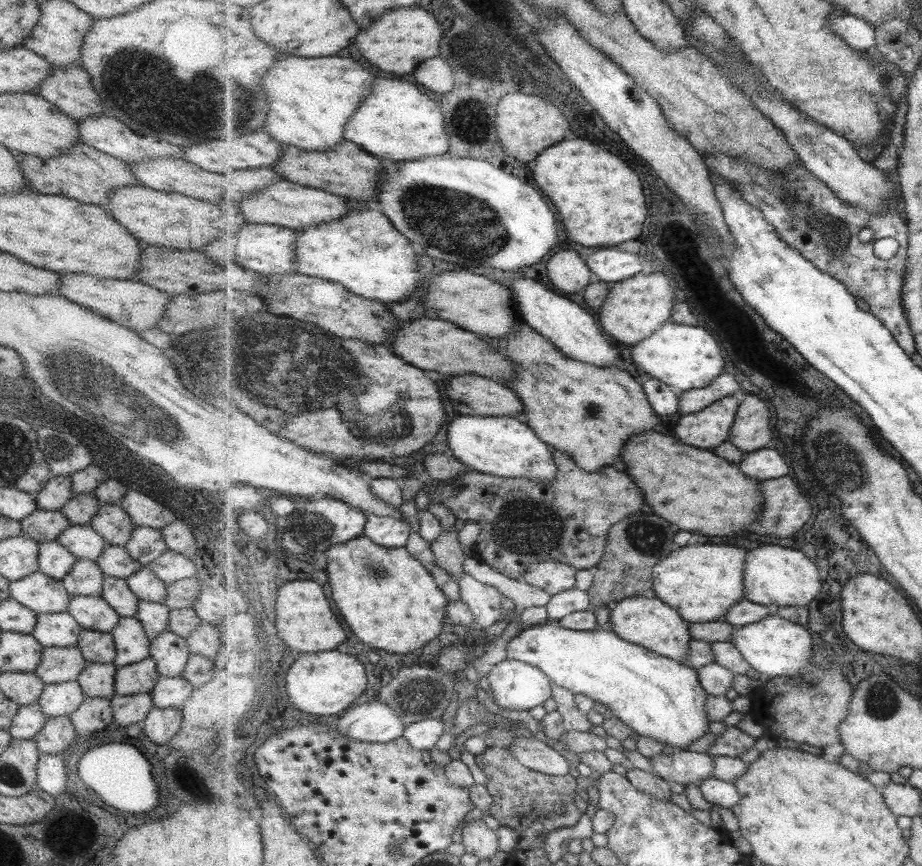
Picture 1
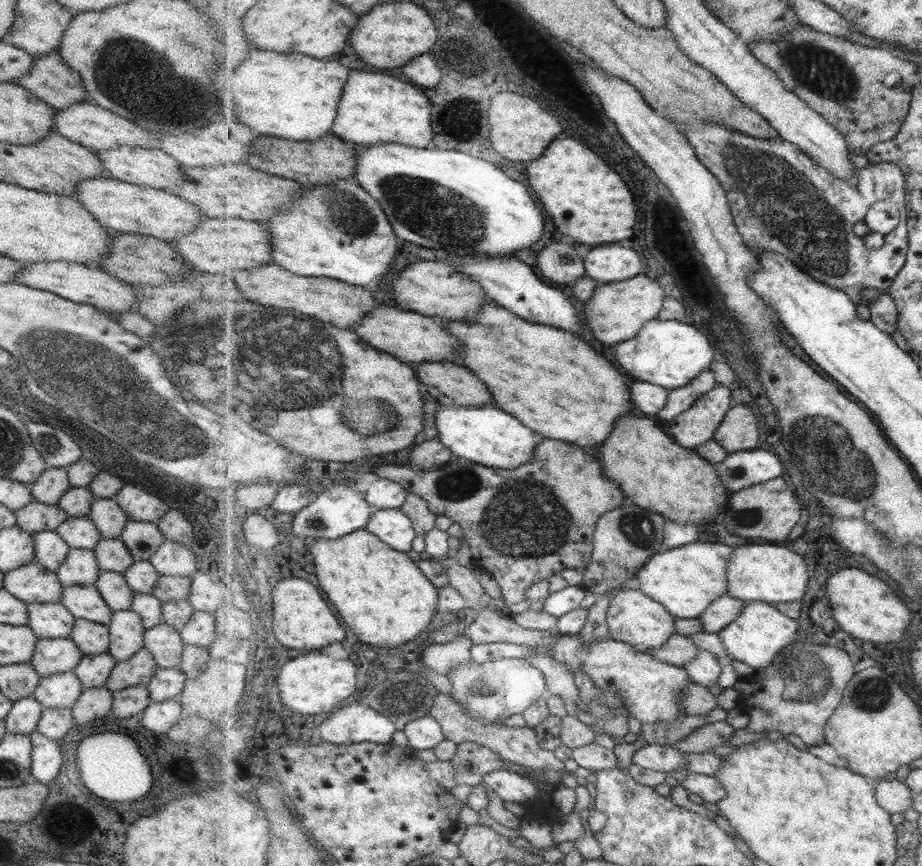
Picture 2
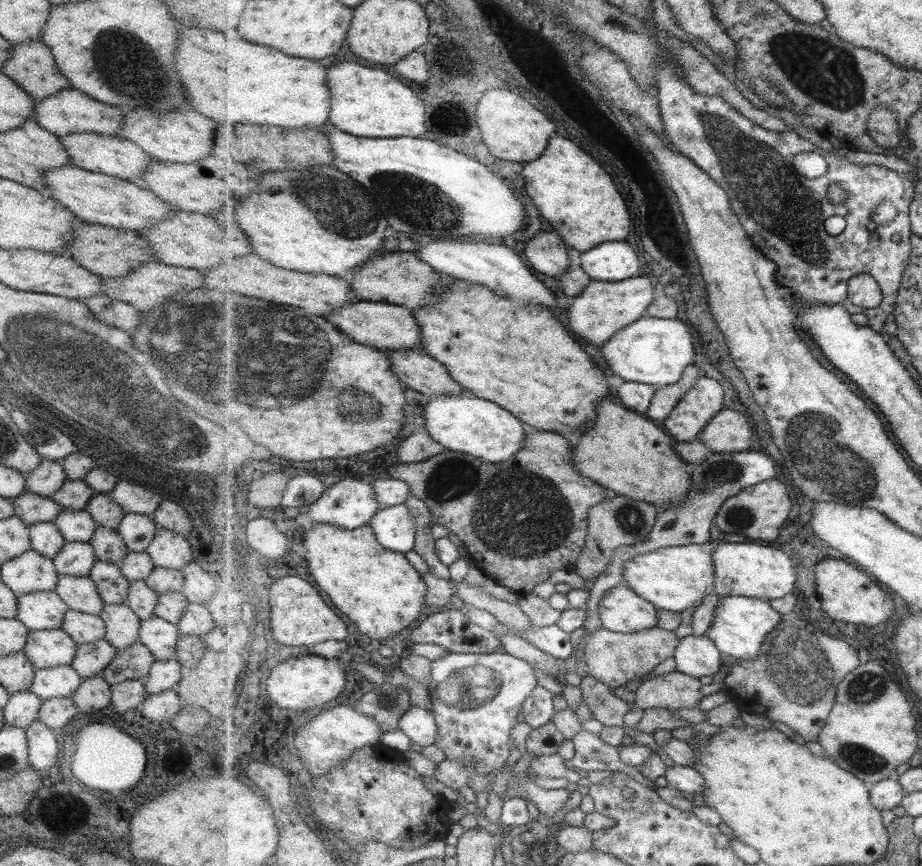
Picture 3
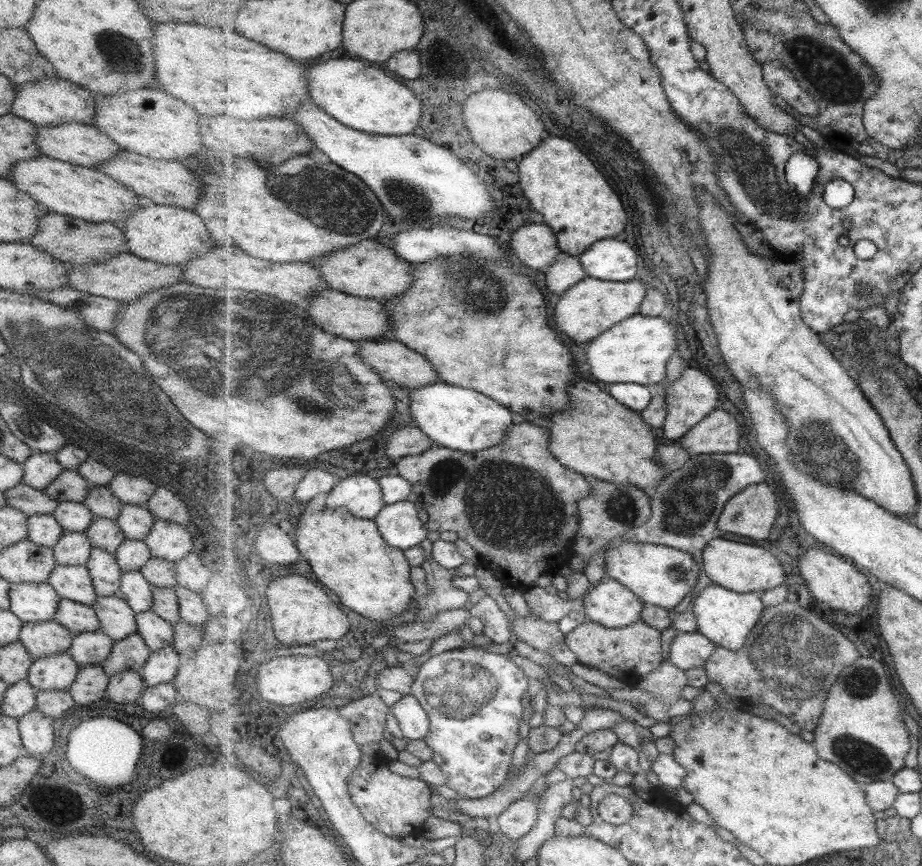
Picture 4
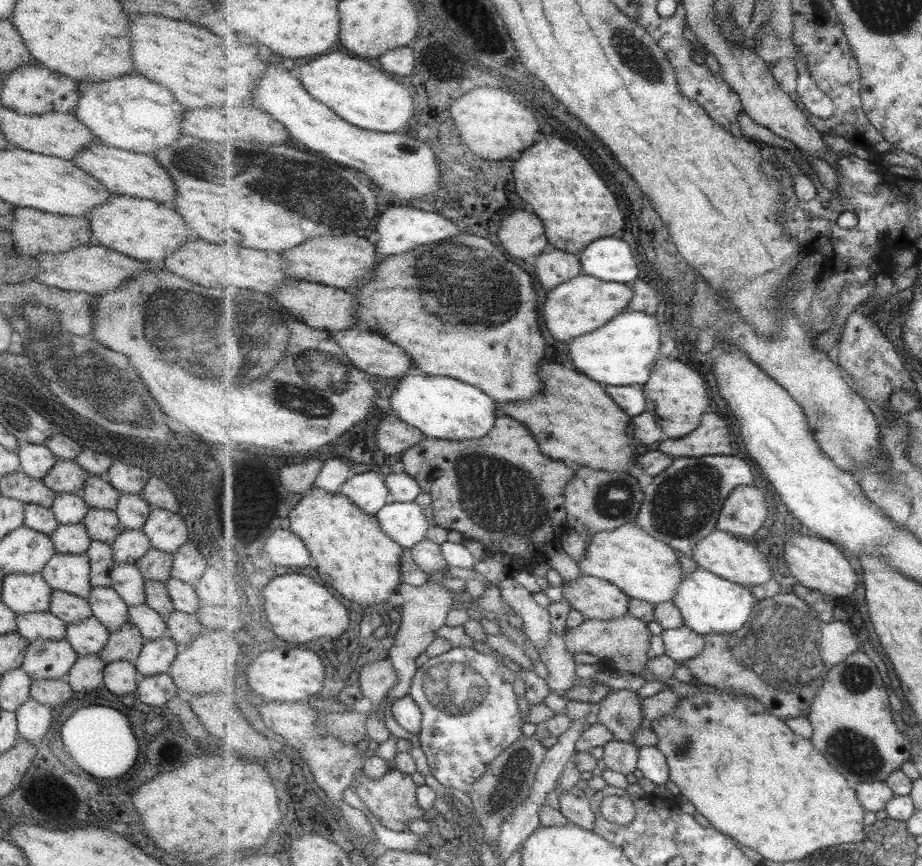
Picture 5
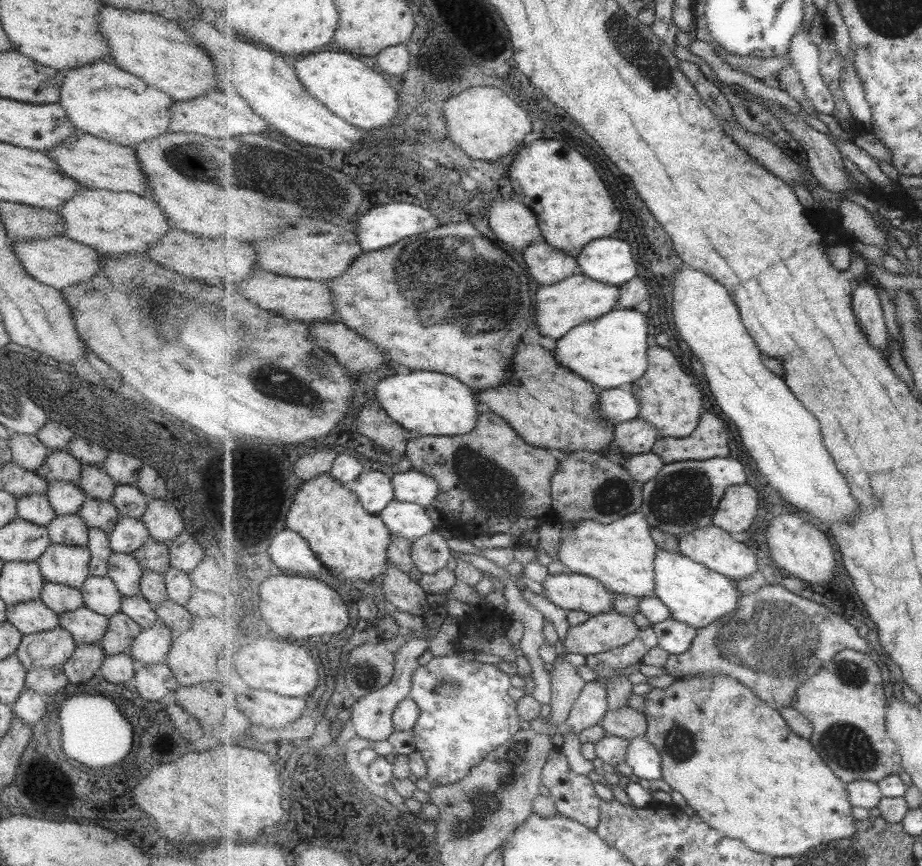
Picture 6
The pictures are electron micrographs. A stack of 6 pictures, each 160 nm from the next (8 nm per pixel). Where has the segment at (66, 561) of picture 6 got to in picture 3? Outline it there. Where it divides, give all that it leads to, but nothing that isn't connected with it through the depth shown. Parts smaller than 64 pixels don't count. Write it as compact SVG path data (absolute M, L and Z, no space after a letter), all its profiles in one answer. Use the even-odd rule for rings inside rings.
M58 575L54 592L71 610L99 615L103 603L93 580L85 576Z

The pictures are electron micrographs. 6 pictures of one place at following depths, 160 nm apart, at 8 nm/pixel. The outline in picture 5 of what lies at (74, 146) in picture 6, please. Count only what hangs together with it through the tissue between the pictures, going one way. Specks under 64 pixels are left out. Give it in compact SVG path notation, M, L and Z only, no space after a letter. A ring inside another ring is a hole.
M92 142L77 153L71 162L83 172L91 175L98 183L103 184L115 195L131 198L153 200L163 204L176 206L175 185L171 176L153 158L153 155L138 154L107 146L102 142Z

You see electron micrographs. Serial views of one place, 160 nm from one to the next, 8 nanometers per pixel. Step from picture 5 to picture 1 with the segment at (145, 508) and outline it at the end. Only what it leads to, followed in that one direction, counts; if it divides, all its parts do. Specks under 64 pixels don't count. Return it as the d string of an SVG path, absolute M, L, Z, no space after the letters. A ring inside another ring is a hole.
M135 525L124 547L133 560L146 565L166 549L166 544L160 529Z

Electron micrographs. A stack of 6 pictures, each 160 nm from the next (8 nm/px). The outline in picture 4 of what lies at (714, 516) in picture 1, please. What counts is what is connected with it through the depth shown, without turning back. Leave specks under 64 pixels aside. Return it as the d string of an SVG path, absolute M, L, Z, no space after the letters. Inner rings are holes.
M581 380L571 386L573 404L569 410L549 420L553 432L551 450L559 456L559 462L585 476L606 480L619 486L636 486L653 492L670 475L658 457L657 433L643 422L640 413L626 404L617 402L611 394L603 392L597 384Z

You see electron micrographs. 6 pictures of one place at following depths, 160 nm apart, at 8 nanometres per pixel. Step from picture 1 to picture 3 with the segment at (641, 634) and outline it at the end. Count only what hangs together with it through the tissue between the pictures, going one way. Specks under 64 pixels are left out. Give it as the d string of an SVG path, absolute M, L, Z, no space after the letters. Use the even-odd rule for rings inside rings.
M627 582L613 588L599 605L603 628L623 634L659 627L658 613L659 609L635 593Z

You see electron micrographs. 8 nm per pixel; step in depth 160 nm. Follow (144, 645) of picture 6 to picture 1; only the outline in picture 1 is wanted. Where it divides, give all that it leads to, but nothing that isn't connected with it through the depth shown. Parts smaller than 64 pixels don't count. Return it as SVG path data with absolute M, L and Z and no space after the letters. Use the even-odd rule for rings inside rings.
M160 676L150 692L153 707L159 709L173 708L180 710L182 704L189 698L193 689L182 676L171 678Z

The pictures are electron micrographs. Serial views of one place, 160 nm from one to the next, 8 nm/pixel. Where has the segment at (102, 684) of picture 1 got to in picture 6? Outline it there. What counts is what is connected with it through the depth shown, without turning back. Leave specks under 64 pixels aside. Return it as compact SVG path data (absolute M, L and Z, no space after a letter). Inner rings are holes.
M85 606L59 613L57 616L59 627L71 634L76 646L98 643L107 630L108 618L92 612Z

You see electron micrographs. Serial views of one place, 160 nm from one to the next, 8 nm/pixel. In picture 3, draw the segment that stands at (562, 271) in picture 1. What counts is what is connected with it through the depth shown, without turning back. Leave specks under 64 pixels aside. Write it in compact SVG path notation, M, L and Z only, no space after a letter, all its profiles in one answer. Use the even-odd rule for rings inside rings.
M541 234L528 241L523 256L537 271L547 276L565 274L571 266L569 248L557 234Z

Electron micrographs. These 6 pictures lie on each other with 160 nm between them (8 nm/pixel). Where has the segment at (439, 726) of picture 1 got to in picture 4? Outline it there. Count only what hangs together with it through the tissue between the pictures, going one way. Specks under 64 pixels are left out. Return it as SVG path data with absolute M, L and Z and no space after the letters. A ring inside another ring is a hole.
M415 695L403 696L391 709L405 739L424 740L429 735L430 716Z

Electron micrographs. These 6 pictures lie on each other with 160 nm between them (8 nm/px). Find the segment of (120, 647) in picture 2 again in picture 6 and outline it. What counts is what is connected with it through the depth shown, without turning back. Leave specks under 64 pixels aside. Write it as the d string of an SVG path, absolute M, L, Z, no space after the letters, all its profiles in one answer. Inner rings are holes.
M88 575L79 591L83 605L96 614L109 618L120 610L121 595L107 576Z

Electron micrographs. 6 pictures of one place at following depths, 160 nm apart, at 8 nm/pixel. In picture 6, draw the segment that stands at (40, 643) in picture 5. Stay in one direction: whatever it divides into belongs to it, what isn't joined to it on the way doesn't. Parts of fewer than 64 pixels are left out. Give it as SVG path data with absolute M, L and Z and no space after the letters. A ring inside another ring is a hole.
M57 627L21 636L14 654L26 671L32 668L60 668L71 657L75 646L71 634L64 628Z

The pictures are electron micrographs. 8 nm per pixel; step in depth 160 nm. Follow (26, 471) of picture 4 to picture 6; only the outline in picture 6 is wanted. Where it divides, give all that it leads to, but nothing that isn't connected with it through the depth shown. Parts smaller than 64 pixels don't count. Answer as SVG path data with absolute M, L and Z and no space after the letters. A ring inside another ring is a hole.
M12 433L7 440L12 461L21 468L35 471L47 458L48 449L36 436Z

